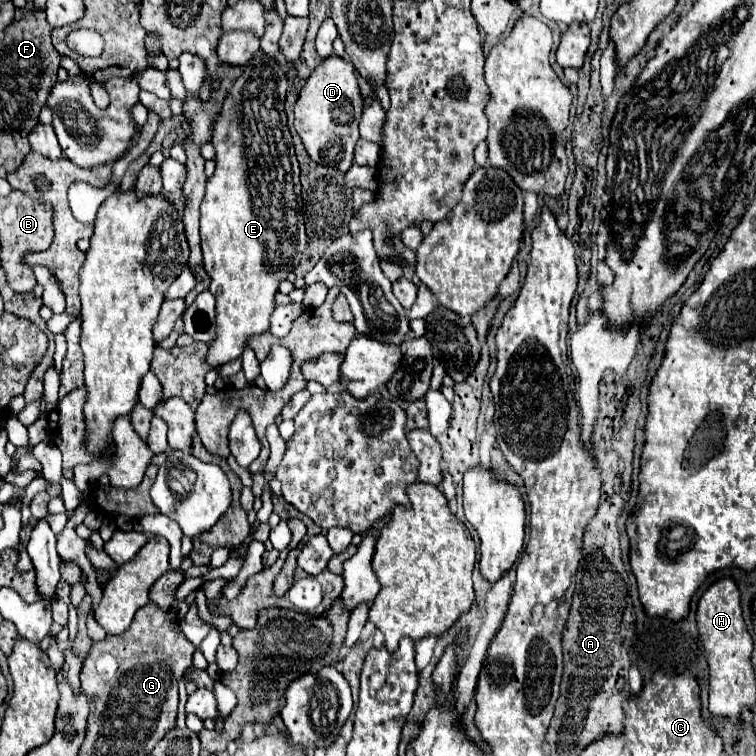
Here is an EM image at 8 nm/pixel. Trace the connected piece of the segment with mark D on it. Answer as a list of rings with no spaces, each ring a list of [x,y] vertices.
[[[332,54],[324,58],[306,84],[302,86],[296,100],[296,132],[300,134],[310,158],[322,166],[332,166],[346,172],[354,158],[354,146],[360,138],[358,122],[362,114],[362,94],[356,82],[354,64]]]

